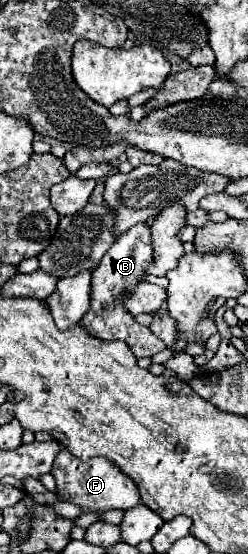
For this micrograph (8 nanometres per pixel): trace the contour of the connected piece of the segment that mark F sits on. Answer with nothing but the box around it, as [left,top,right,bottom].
[53,449,139,511]

